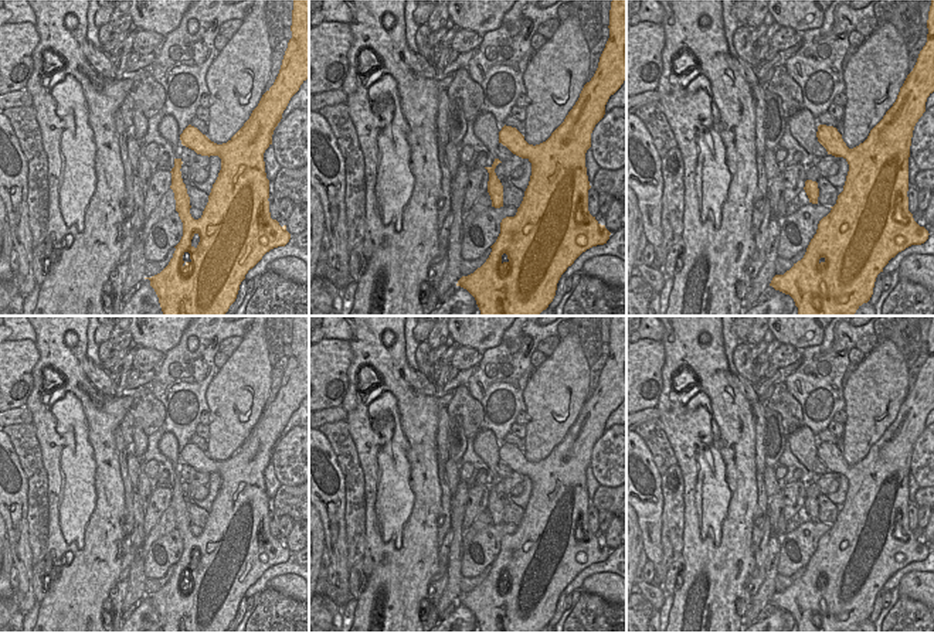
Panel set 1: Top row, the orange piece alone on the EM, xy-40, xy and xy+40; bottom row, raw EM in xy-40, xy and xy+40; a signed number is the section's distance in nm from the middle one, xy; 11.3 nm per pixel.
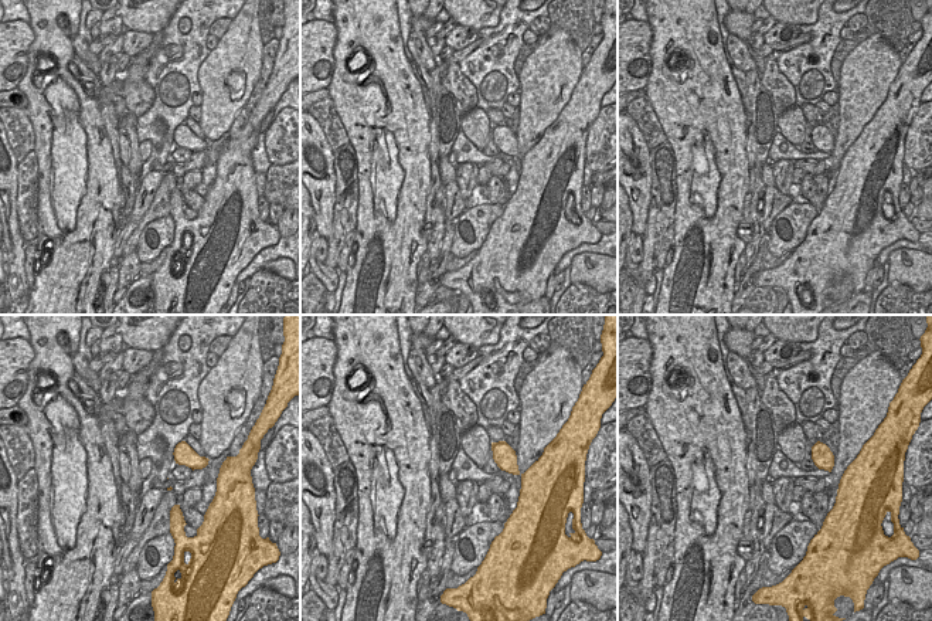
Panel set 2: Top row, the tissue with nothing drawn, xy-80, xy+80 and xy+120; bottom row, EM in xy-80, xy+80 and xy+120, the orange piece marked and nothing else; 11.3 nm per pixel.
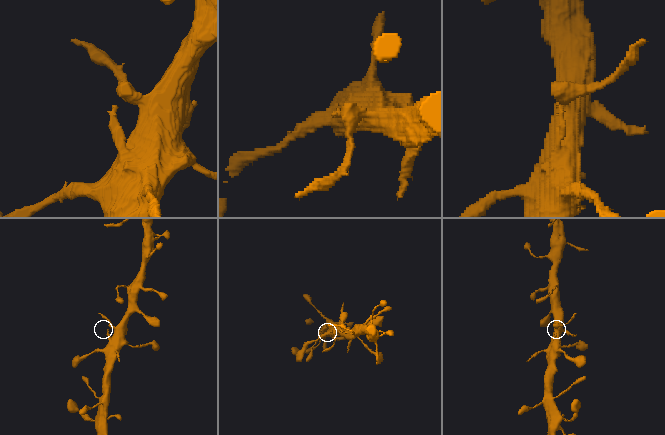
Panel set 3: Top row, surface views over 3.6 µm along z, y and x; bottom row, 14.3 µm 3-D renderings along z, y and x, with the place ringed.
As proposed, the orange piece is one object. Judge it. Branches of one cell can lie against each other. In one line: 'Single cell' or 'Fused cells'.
Fused cells

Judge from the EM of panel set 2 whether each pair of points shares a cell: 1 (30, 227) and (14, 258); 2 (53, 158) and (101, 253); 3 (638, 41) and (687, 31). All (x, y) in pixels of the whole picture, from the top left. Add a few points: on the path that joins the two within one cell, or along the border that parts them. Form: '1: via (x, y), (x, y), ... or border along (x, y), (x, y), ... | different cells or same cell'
1: border along (16, 207), (20, 234), (26, 244) | different cells
2: via (77, 182), (78, 220), (87, 228) | same cell
3: border along (646, 21), (652, 33), (650, 73) | different cells

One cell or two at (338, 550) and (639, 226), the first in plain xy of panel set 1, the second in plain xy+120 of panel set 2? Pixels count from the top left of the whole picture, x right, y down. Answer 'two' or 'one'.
one

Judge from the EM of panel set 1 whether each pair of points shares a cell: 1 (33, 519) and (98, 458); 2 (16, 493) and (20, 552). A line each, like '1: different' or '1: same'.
1: different
2: same

